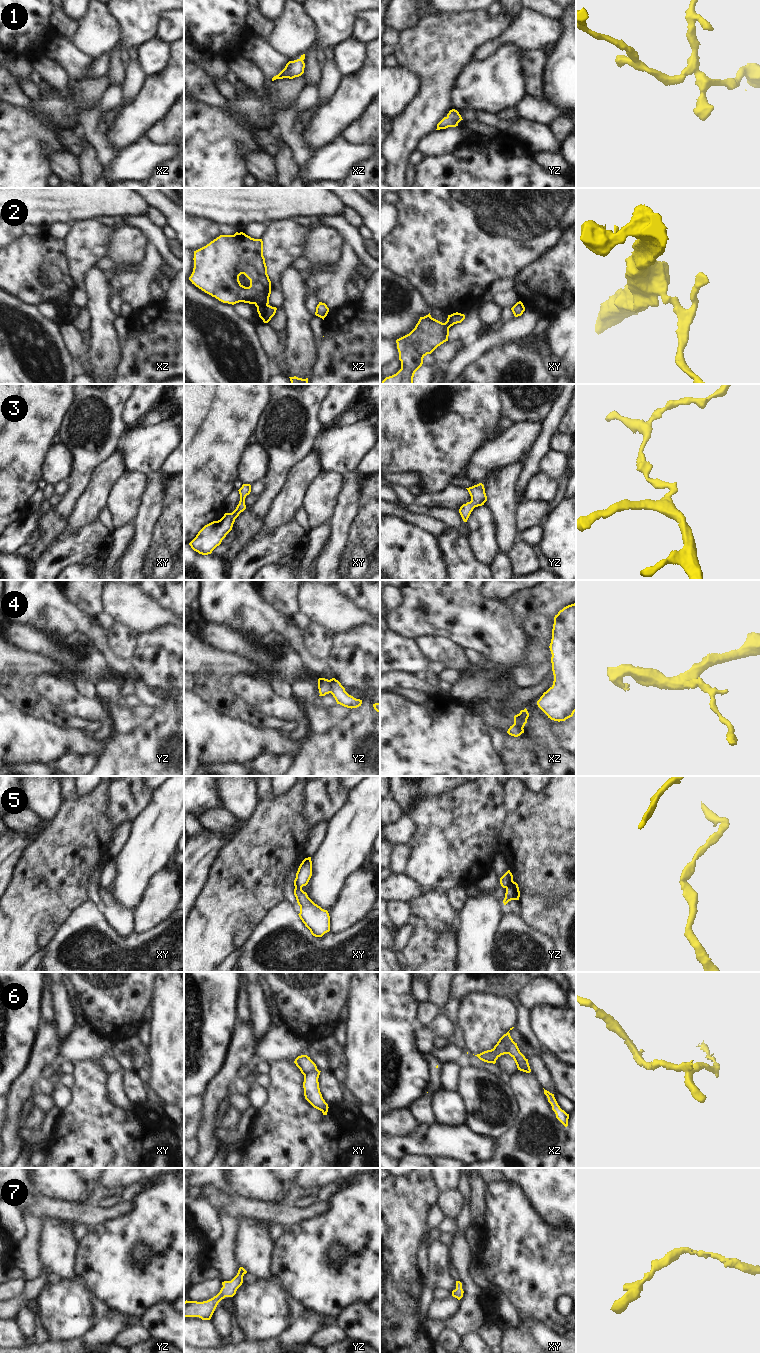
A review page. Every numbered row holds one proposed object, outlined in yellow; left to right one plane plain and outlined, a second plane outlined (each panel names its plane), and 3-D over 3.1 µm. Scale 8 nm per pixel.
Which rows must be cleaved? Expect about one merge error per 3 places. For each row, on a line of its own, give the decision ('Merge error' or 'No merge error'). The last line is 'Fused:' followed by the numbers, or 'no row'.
1: No merge error
2: No merge error
3: No merge error
4: Merge error
5: Merge error
6: Merge error
7: No merge error
Fused: 4, 5, 6.

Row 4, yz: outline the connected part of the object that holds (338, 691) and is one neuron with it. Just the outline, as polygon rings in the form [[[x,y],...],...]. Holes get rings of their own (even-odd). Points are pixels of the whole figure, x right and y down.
[[[335,678],[330,679],[330,685],[330,693],[335,698],[337,704],[351,709],[361,706],[362,700],[356,699],[353,696],[349,695],[338,680]]]

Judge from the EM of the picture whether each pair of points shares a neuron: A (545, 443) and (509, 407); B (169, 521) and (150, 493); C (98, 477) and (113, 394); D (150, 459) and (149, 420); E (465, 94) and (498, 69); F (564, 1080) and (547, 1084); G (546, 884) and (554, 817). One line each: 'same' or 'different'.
A: different
B: different
C: different
D: different
E: same
F: different
G: same

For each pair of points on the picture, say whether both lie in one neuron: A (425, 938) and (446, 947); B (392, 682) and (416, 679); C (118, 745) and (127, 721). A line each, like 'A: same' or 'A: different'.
A: same
B: same
C: different

